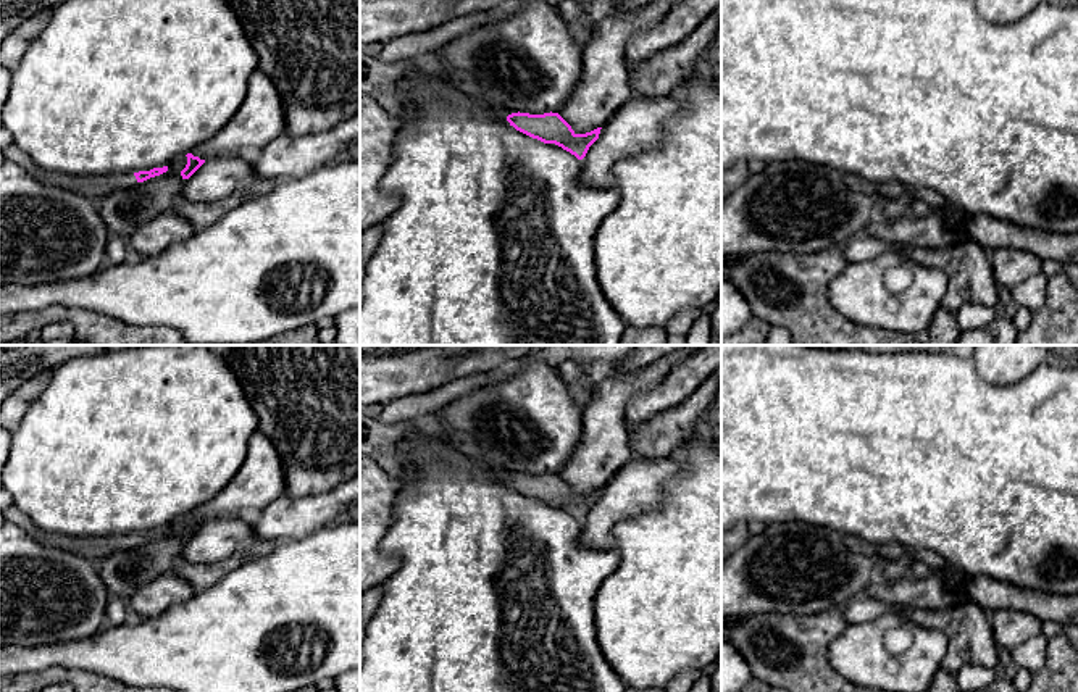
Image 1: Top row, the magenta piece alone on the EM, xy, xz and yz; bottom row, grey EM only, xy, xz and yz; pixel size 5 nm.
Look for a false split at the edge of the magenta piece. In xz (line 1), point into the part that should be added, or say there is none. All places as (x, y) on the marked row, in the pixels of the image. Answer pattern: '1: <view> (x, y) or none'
1: none

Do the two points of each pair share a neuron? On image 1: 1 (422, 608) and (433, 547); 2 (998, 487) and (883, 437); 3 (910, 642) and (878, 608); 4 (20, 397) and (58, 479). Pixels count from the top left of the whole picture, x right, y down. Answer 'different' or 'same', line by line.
1: same
2: same
3: different
4: different

